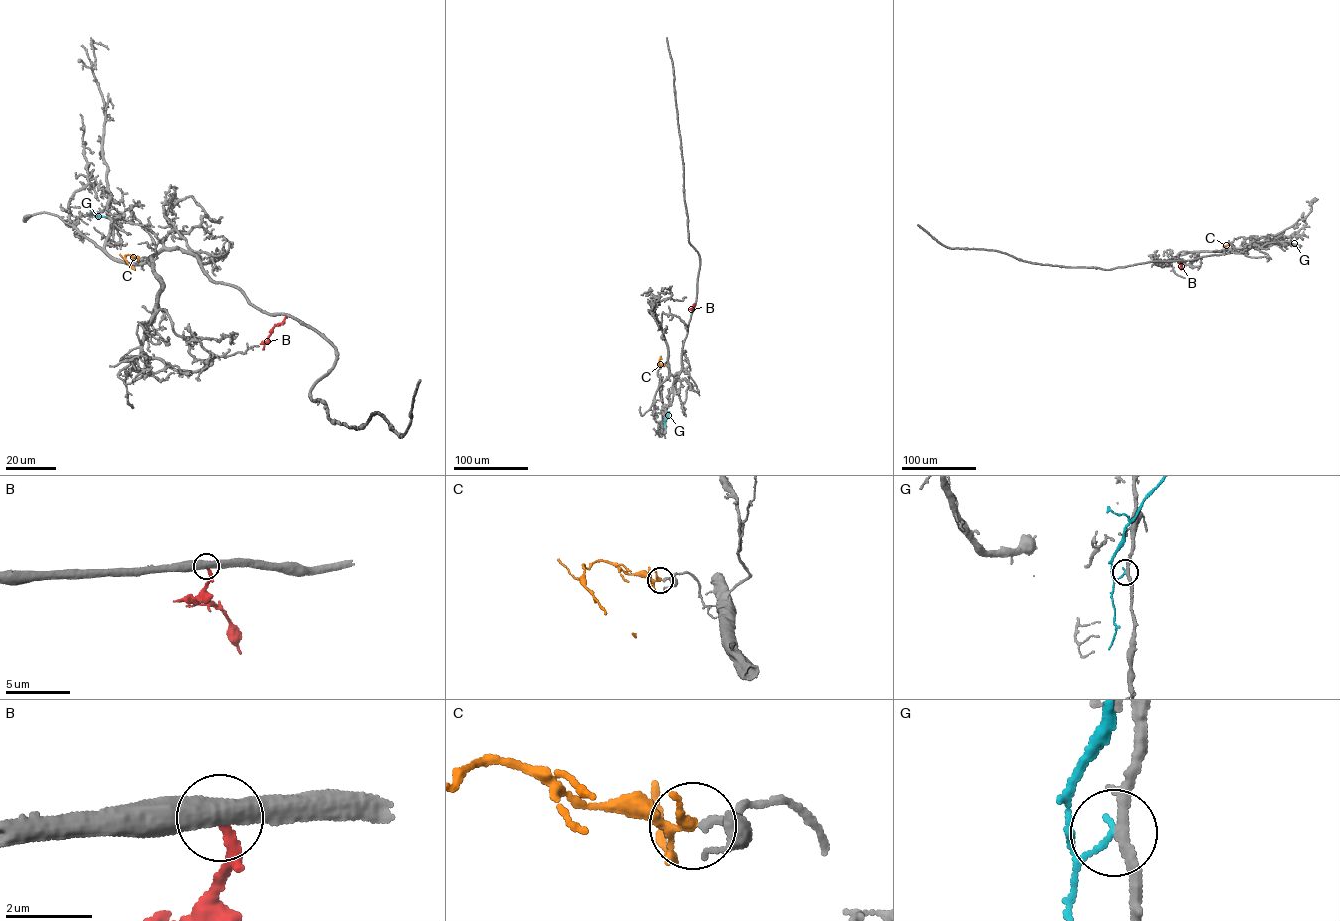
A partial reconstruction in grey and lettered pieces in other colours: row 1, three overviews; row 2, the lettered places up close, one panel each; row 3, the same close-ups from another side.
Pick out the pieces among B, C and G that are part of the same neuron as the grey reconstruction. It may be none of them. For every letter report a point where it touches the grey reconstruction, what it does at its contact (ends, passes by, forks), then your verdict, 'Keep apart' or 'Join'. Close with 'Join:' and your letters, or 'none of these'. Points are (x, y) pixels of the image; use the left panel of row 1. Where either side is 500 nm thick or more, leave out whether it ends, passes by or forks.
B: Touches grey at (286, 315). Keep apart
C: Touches grey at (140, 258). It passes by. Join
G: Touches grey at (97, 212). It passes by. Keep apart
Join: C

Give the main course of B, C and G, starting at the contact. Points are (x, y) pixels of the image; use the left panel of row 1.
B: (286, 315), (284, 321), (274, 326), (263, 349)
C: (139, 258), (124, 255), (134, 269)
G: (97, 212), (94, 213), (98, 216), (113, 219), (117, 213), (115, 209)

